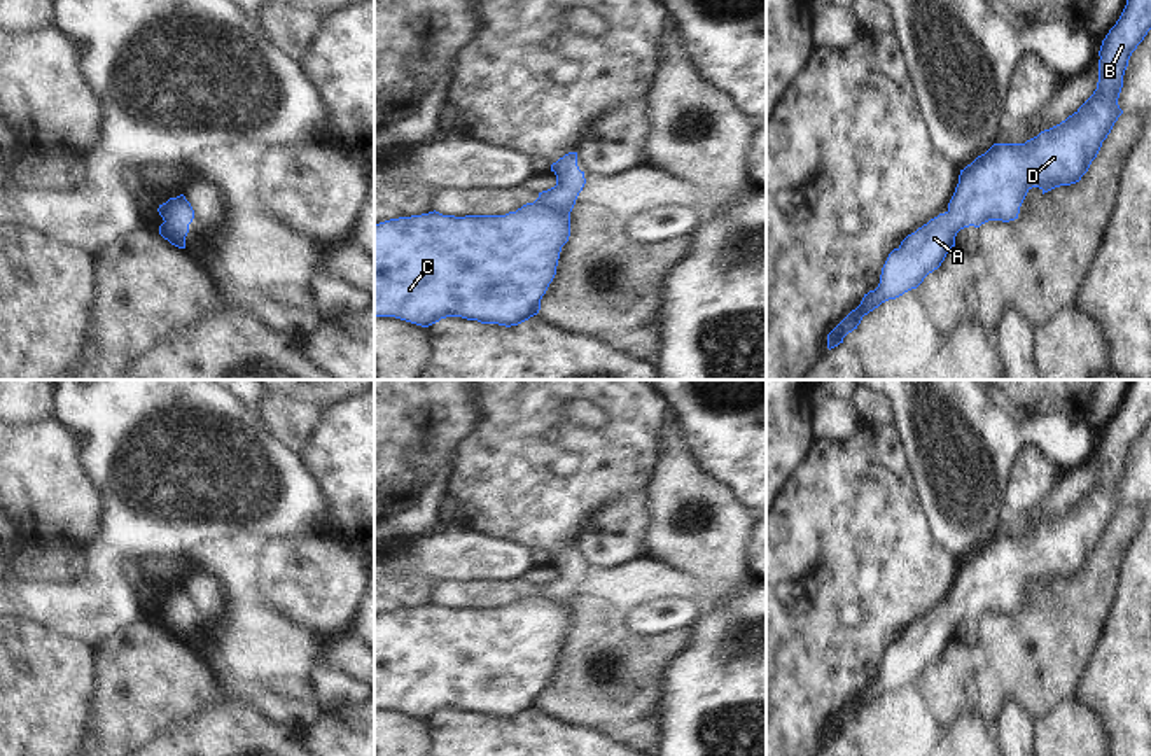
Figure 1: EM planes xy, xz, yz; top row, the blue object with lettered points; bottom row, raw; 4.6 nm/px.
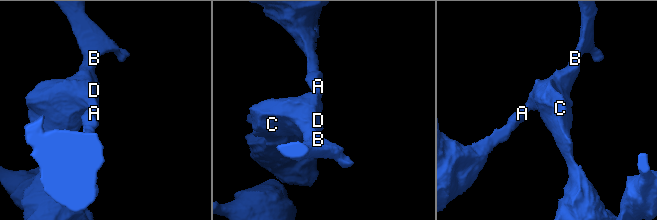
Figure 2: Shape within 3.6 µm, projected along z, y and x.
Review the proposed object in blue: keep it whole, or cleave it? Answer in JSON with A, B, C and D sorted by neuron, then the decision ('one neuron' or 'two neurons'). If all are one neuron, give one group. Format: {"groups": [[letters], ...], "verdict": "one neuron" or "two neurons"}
{"groups": [["A", "B", "C", "D"]], "verdict": "one neuron"}

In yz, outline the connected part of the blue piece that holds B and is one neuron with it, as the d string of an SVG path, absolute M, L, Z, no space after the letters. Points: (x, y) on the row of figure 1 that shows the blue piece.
M1127 0L1120 19L1102 40L1093 94L1060 124L1025 144L994 144L960 170L948 210L908 234L889 254L878 287L864 294L861 304L827 334L827 348L843 343L862 317L882 303L917 289L941 266L960 229L1018 219L1032 187L1044 194L1079 182L1123 114L1118 105L1123 75L1132 52L1149 30L1151 0Z

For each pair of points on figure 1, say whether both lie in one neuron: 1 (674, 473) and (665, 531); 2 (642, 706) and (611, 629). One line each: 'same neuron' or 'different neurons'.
1: same neuron
2: same neuron

